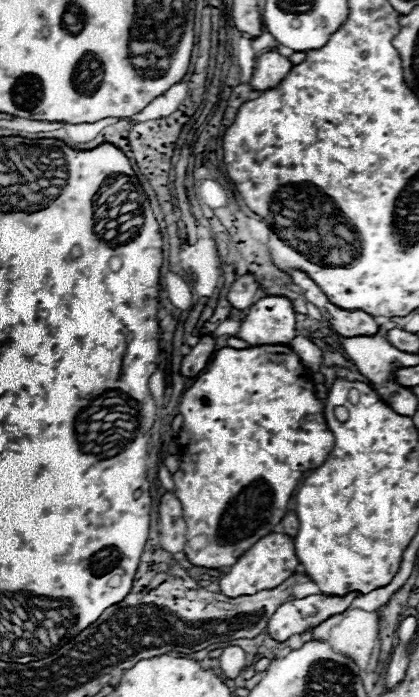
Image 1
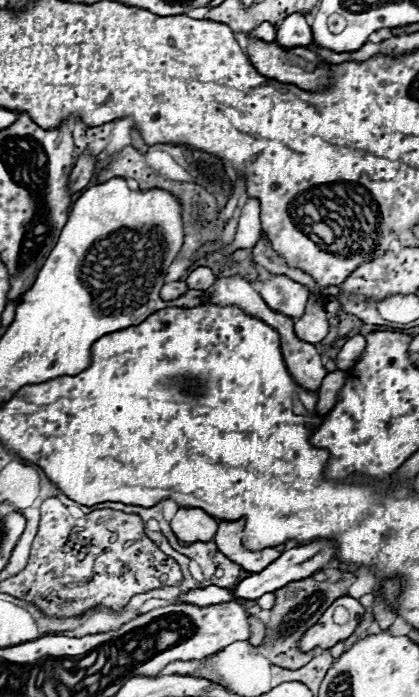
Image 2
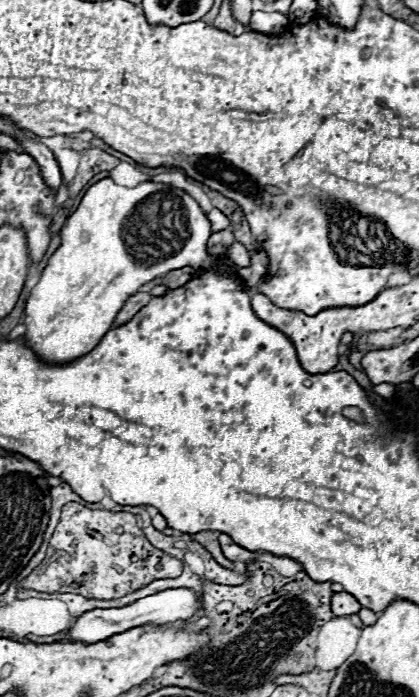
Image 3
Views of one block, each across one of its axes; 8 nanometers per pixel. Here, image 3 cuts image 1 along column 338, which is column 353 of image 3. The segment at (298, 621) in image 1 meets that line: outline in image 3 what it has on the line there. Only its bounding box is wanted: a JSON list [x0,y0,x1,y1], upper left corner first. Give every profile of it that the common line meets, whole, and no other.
[332,592,360,616]

